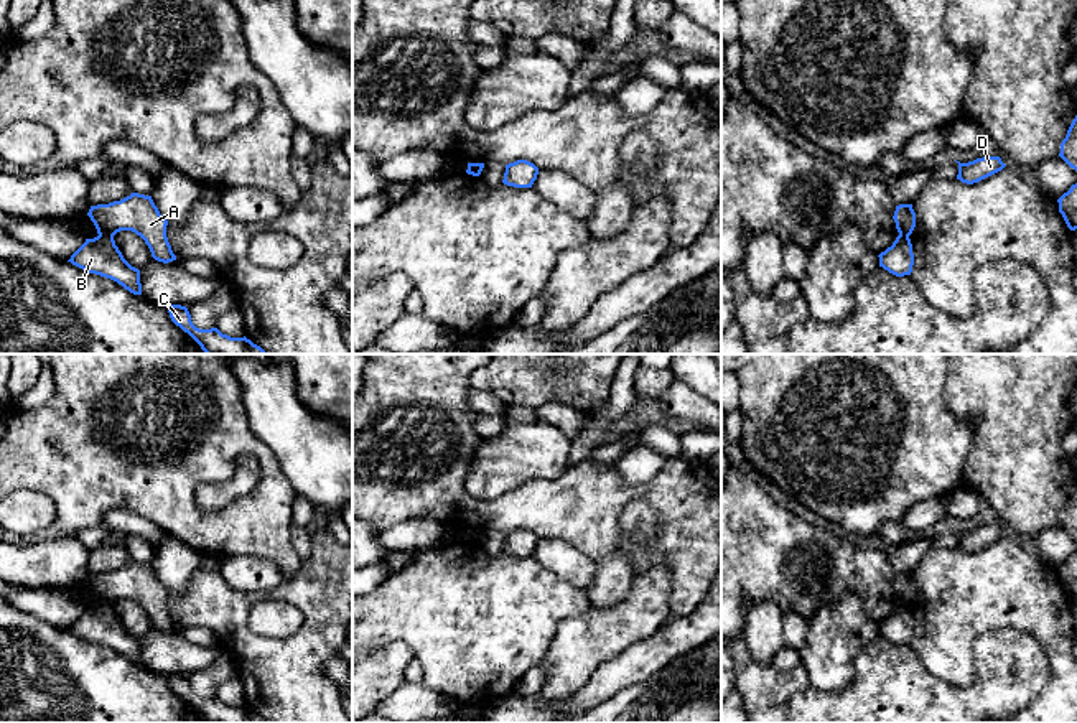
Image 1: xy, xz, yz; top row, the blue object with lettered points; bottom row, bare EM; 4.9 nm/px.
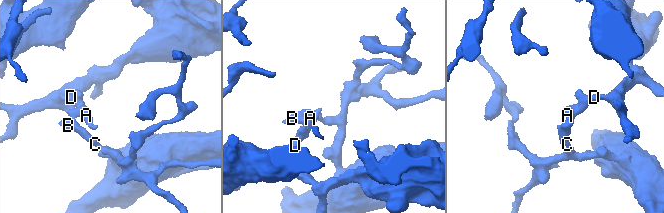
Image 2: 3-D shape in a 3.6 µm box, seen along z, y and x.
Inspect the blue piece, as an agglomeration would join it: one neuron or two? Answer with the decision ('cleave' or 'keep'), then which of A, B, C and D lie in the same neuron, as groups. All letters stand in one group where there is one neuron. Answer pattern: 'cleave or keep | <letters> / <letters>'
cleave | A D / B C

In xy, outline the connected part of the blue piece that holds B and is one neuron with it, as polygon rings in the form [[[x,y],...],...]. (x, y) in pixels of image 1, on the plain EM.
[[[99,603],[94,608],[86,608],[68,631],[89,642],[117,651],[133,664],[142,664],[140,639],[124,627],[114,604]]]

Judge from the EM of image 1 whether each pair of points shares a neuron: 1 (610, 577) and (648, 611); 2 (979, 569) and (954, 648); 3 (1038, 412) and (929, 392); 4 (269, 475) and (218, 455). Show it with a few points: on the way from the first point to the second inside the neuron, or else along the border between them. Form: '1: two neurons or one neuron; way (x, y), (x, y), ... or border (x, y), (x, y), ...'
1: two neurons; border (634, 575), (623, 598), (608, 606), (592, 605)
2: one neuron; way (977, 588), (955, 610), (954, 628)
3: two neurons; border (946, 371), (944, 404), (960, 420), (969, 422)
4: one neuron; way (264, 460), (252, 448), (233, 448)

